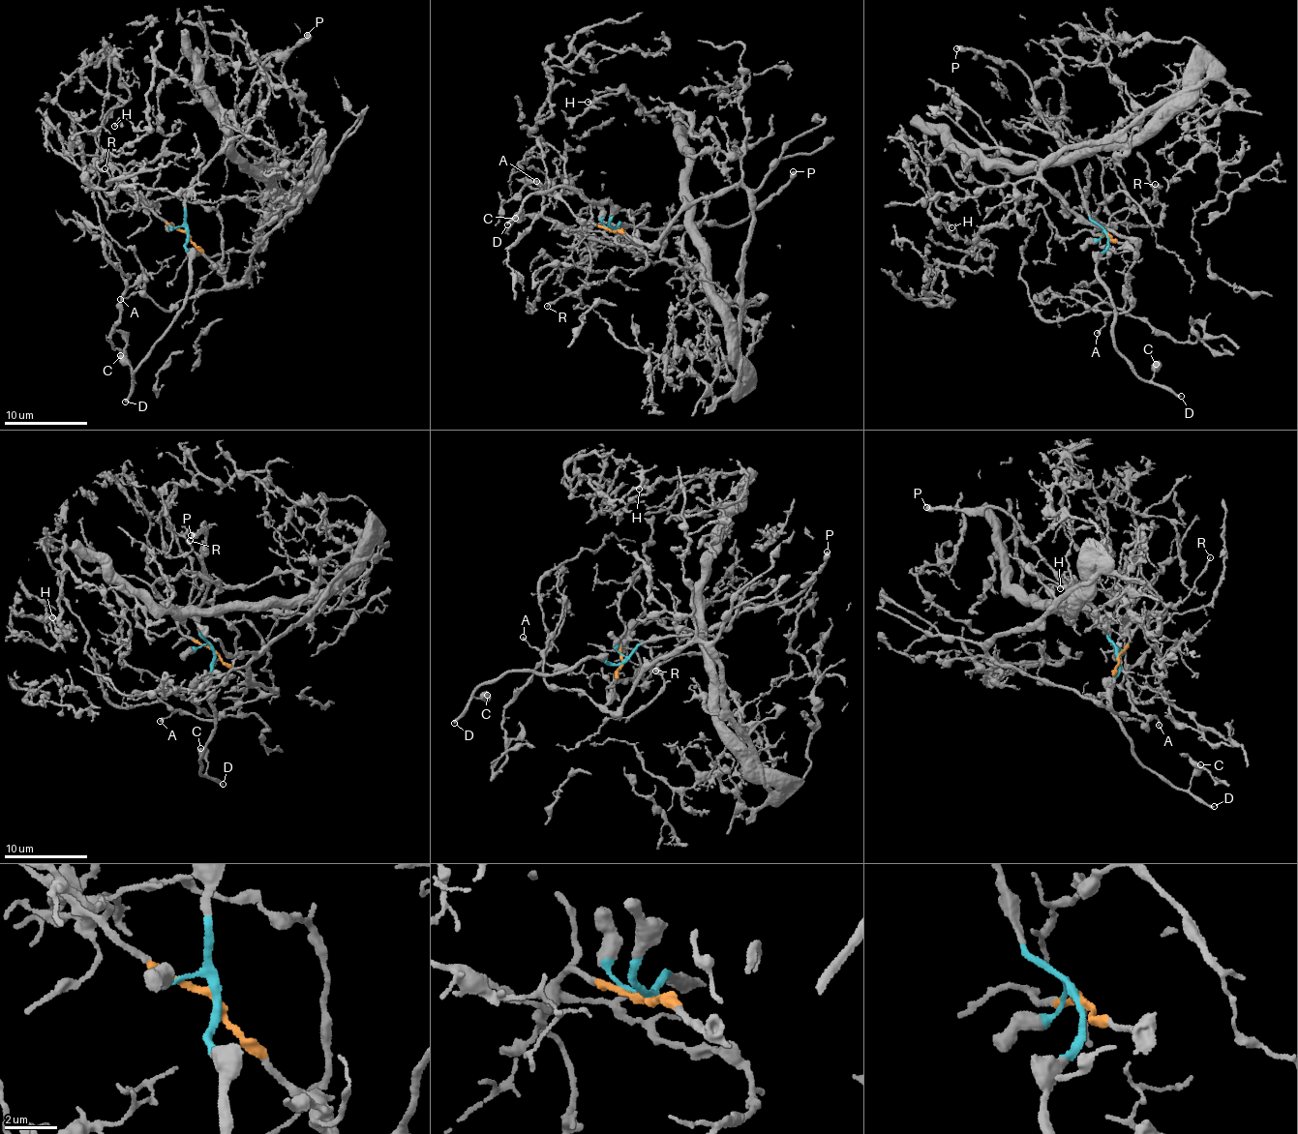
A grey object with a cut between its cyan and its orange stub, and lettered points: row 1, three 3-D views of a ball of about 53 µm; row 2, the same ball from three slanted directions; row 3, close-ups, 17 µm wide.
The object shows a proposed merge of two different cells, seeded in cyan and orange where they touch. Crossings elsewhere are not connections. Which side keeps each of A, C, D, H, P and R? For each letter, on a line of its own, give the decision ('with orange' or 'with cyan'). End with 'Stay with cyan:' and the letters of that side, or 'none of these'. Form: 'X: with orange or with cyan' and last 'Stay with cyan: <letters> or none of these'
A: with orange
C: with cyan
D: with cyan
H: with orange
P: with cyan
R: with orange
Stay with cyan: C, D, P

